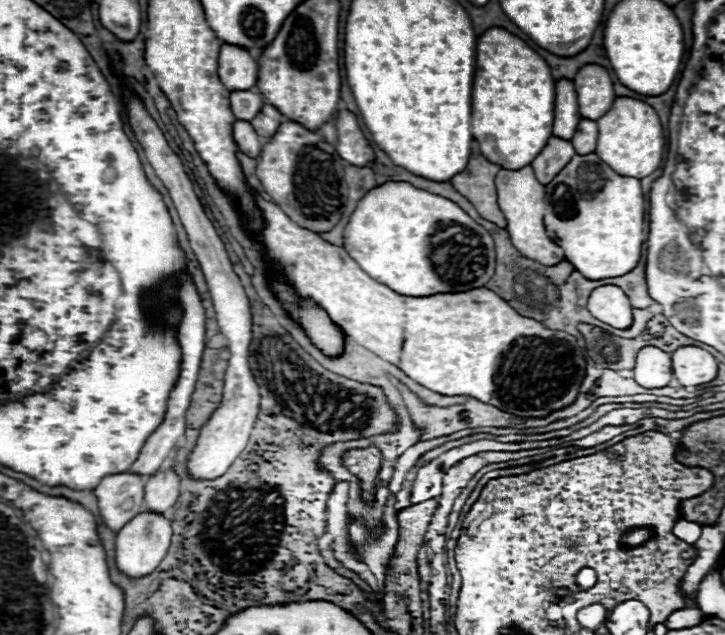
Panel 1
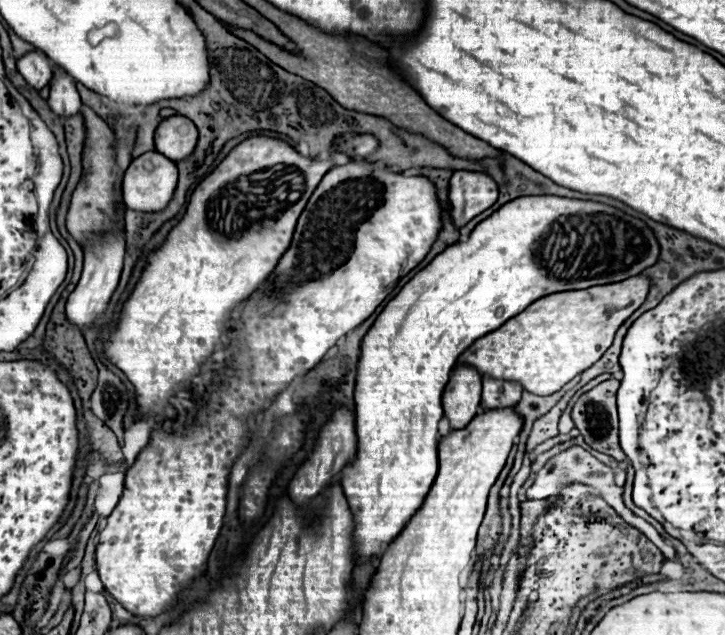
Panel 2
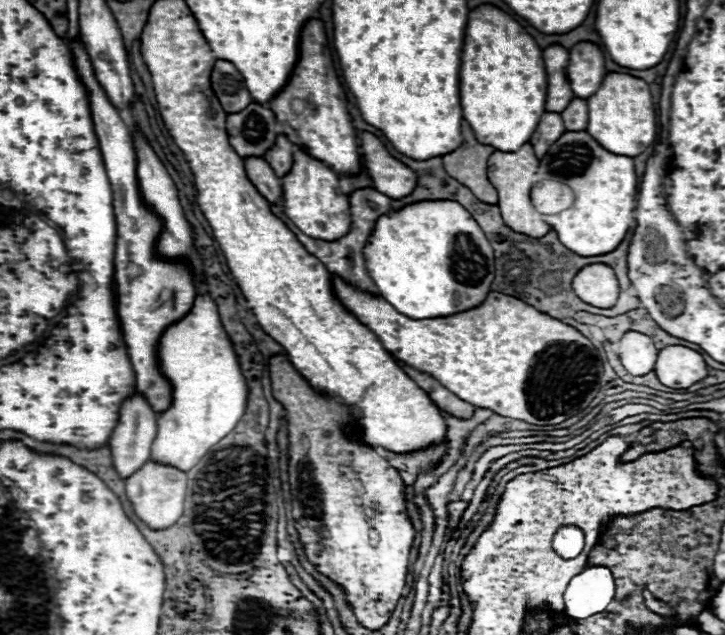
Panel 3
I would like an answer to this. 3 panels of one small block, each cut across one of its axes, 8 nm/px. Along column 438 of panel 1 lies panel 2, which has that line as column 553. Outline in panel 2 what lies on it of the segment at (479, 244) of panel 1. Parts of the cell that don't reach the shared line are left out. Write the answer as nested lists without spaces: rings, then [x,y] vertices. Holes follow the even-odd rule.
[[[552,196],[516,198],[516,202],[504,204],[498,212],[480,222],[466,242],[446,248],[404,284],[378,314],[360,346],[354,392],[358,452],[342,470],[340,480],[354,516],[354,566],[376,562],[422,508],[424,498],[430,492],[438,472],[438,422],[444,416],[440,398],[458,356],[472,346],[476,338],[494,332],[538,298],[638,276],[656,262],[658,252],[660,248],[656,246],[652,230],[642,220],[628,216],[618,208]]]

